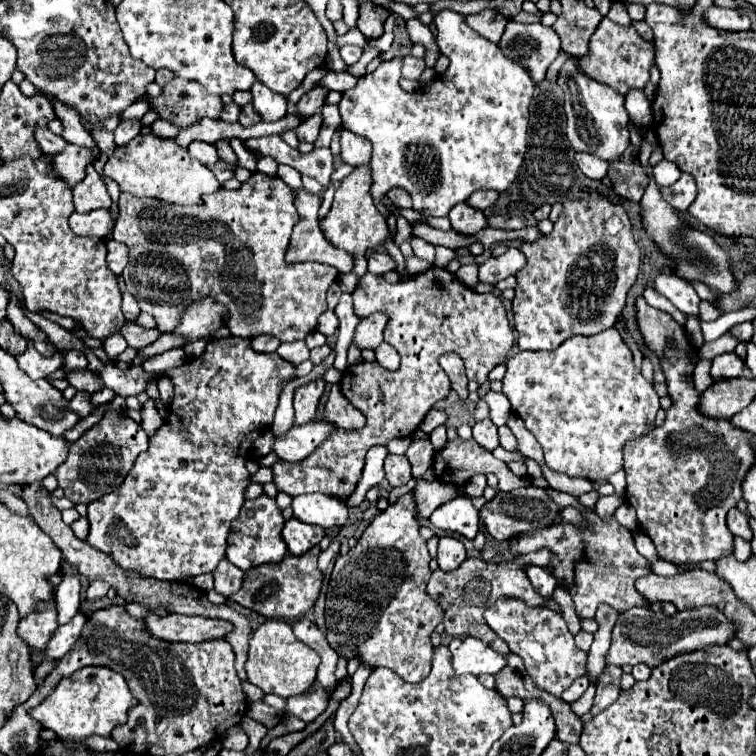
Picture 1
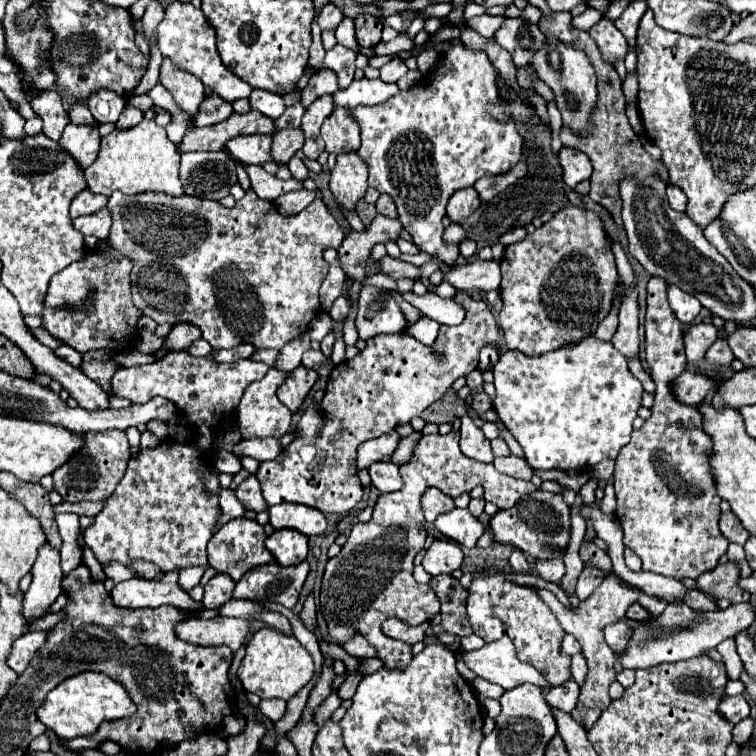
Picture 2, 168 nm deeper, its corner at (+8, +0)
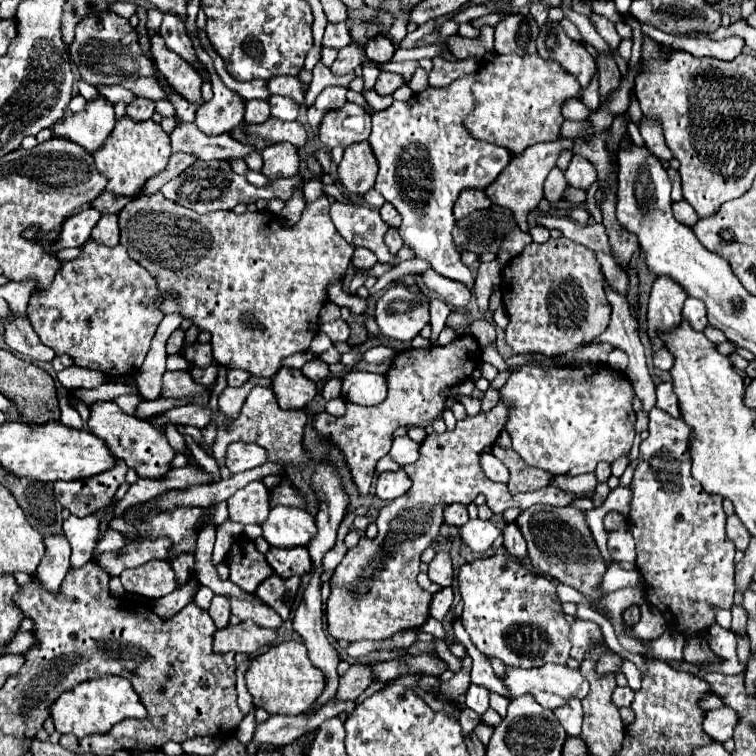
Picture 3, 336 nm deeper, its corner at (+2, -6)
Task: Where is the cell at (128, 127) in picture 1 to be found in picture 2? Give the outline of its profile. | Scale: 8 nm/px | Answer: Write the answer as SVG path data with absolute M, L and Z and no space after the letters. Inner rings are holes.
M124 106L122 114L120 114L120 120L116 122L116 128L132 128L136 126L140 120L142 120L142 110L136 108L136 106Z

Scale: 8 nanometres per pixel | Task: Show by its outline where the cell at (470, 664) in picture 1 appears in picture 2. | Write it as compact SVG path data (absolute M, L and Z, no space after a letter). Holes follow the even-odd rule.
M500 638L496 642L488 642L480 650L464 652L462 660L466 666L476 672L480 678L486 678L504 690L512 690L520 684L536 684L542 690L552 688L546 678L530 664L520 662L516 658L514 644L508 638Z

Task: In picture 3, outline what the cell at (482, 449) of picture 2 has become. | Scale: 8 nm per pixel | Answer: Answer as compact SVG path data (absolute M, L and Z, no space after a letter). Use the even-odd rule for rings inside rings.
M482 452L480 454L480 466L484 468L486 476L494 482L508 482L508 472L506 466L492 454L492 452Z

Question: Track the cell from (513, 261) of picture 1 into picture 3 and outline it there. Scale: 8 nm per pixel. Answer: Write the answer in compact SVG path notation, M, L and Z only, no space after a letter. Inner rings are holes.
M434 270L422 272L422 280L424 280L424 284L426 284L426 288L430 292L438 294L452 308L462 310L468 304L468 300L470 300L470 290L466 288L466 284L462 284L458 280L444 278L438 272L434 272Z

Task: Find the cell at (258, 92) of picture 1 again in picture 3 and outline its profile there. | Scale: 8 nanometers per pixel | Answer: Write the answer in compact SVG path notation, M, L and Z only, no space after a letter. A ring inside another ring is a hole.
M270 96L268 104L270 104L272 116L278 120L296 120L298 116L298 104L294 104L292 100L286 100L284 96Z

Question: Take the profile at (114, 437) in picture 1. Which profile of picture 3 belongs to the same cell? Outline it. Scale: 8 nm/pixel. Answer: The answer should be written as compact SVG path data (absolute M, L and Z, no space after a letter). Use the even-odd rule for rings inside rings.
M116 460L116 464L98 474L84 480L74 482L56 482L54 494L58 496L60 504L68 508L76 516L88 516L94 514L100 508L106 508L120 484L126 480L128 466L122 460Z

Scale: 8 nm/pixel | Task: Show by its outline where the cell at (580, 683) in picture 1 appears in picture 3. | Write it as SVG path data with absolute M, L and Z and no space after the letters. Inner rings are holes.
M572 698L568 704L554 710L558 722L564 726L568 736L580 736L582 726L582 702L578 698Z

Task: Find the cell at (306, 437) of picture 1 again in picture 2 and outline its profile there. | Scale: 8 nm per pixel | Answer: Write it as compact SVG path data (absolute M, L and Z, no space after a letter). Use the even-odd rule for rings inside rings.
M248 438L248 440L240 440L232 448L232 454L236 454L238 458L250 456L258 462L266 462L278 458L282 454L282 448L280 448L280 440L276 438Z

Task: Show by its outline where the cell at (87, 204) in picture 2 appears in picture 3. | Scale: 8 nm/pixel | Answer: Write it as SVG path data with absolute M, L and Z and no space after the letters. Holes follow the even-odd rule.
M84 208L82 212L70 216L62 226L62 236L58 240L60 250L68 246L84 244L90 238L90 230L96 226L100 216L102 212L98 212L96 208Z

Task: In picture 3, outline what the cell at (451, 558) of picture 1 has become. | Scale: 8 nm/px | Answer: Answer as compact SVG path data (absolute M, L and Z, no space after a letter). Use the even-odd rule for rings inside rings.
M438 552L432 562L430 562L430 570L428 576L432 582L440 584L442 588L450 586L454 580L454 566L452 566L452 558L448 552Z

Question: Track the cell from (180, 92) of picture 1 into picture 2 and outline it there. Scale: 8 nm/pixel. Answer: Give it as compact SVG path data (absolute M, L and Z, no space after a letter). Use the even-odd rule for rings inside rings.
M166 58L162 60L162 66L160 66L160 84L170 90L176 104L182 110L186 110L190 116L198 112L198 106L206 96L204 84L194 74L188 74L186 70L176 68Z

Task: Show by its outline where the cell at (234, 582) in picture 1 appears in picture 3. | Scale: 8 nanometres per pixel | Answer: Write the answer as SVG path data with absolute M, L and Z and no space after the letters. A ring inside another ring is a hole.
M216 594L216 596L212 598L212 604L210 604L210 610L208 610L208 612L210 612L210 616L214 618L214 624L216 624L218 628L228 626L228 618L230 618L230 598Z

